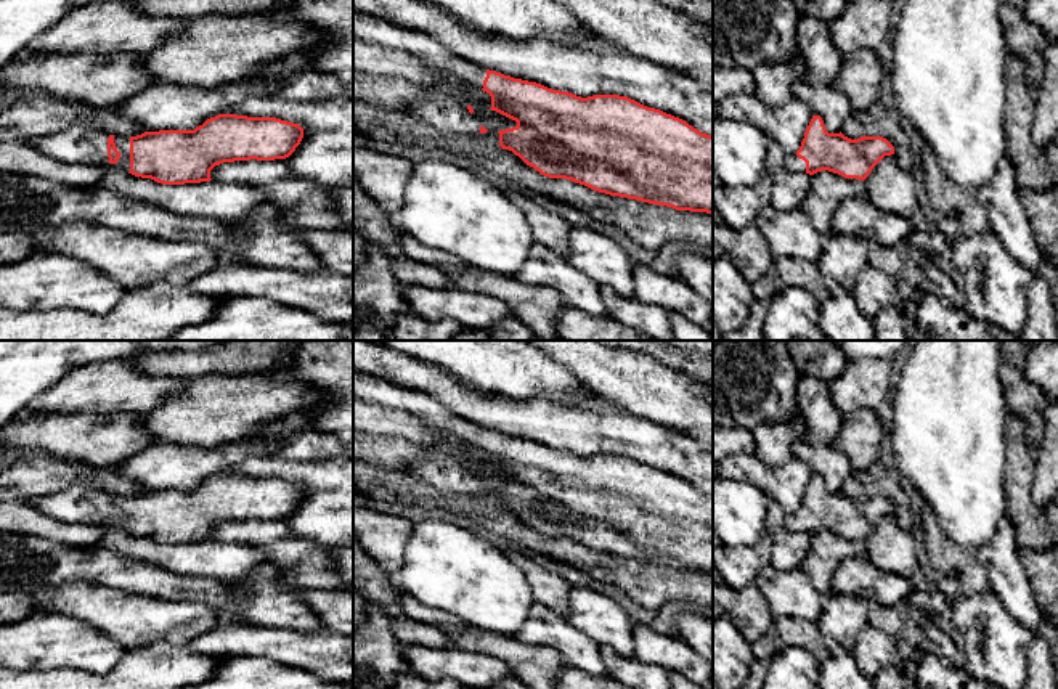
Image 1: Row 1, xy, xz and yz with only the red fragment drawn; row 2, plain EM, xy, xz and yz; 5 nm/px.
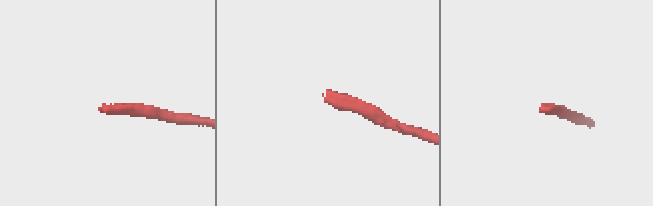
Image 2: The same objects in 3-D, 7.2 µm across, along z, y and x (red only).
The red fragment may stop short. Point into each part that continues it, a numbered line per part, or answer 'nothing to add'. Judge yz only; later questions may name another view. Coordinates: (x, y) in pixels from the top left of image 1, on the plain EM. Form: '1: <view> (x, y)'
1: yz (792, 521)

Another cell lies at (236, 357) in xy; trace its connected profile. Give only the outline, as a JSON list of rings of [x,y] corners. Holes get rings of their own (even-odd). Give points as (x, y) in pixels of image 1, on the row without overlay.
[[[228,340],[197,352],[143,352],[130,361],[153,376],[275,374],[287,366],[299,340]]]

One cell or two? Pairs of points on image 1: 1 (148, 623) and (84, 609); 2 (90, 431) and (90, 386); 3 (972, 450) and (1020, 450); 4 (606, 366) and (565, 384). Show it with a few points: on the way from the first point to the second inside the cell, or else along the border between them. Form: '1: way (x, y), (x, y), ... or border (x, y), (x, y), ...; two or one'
1: way (132, 619), (100, 609); one
2: border (52, 413), (129, 413); two
3: border (1009, 413), (1005, 426), (1005, 489); two
4: border (549, 357), (561, 362), (596, 394); two

